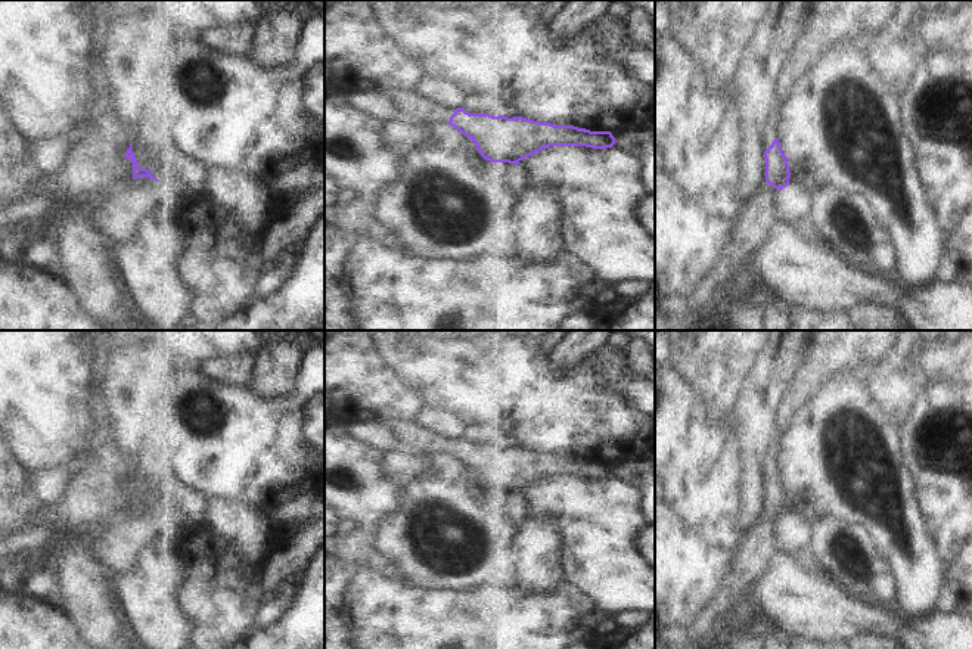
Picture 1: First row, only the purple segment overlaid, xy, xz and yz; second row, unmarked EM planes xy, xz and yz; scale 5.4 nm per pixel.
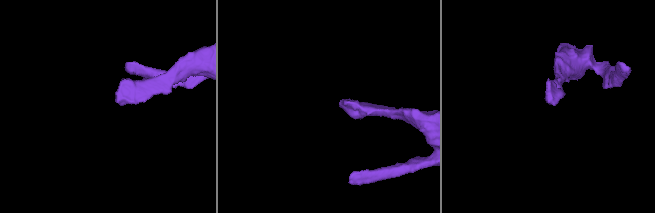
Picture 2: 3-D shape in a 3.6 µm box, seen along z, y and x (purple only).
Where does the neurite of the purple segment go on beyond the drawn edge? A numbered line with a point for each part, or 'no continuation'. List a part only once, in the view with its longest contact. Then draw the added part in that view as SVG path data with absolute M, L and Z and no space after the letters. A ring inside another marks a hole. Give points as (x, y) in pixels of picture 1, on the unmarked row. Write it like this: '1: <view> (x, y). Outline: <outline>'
1: yz (770, 462). Outline: M782 426L776 431L776 434L771 440L770 450L767 451L764 463L763 463L764 482L767 481L768 476L771 476L773 471L779 468L777 457L780 453L780 445L777 442L777 440L780 437L780 429L782 429Z

